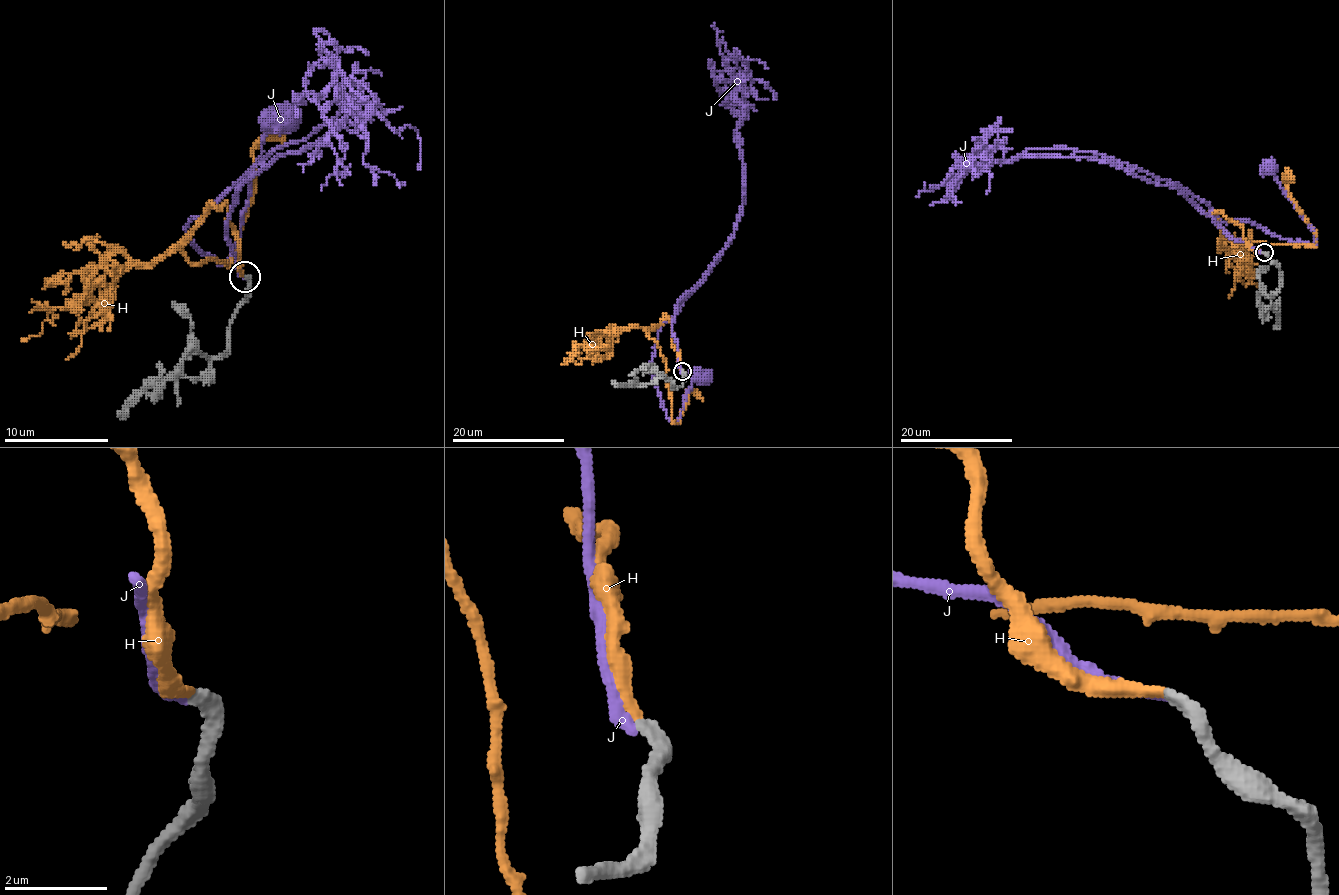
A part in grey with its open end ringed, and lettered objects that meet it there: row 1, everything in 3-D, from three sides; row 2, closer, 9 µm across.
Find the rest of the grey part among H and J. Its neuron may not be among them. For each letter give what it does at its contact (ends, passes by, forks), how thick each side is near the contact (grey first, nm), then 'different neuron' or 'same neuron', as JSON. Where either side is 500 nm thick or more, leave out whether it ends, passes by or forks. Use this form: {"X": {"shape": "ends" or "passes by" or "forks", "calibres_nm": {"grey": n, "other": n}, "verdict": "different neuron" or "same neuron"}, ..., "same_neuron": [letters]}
{"H": {"shape": "ends", "calibres_nm": {"grey": 320, "other": 240}, "verdict": "same neuron"}, "J": {"shape": "ends", "calibres_nm": {"grey": 320, "other": 240}, "verdict": "different neuron"}, "same_neuron": ["H"]}

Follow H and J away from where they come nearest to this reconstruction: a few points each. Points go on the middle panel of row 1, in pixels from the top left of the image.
H: (682, 370), (665, 315), (648, 334), (665, 363), (672, 420), (679, 420), (686, 394), (695, 391), (702, 398)
J: (682, 372), (672, 319), (675, 305), (697, 284), (658, 331), (649, 363), (669, 420), (679, 418), (700, 374)

